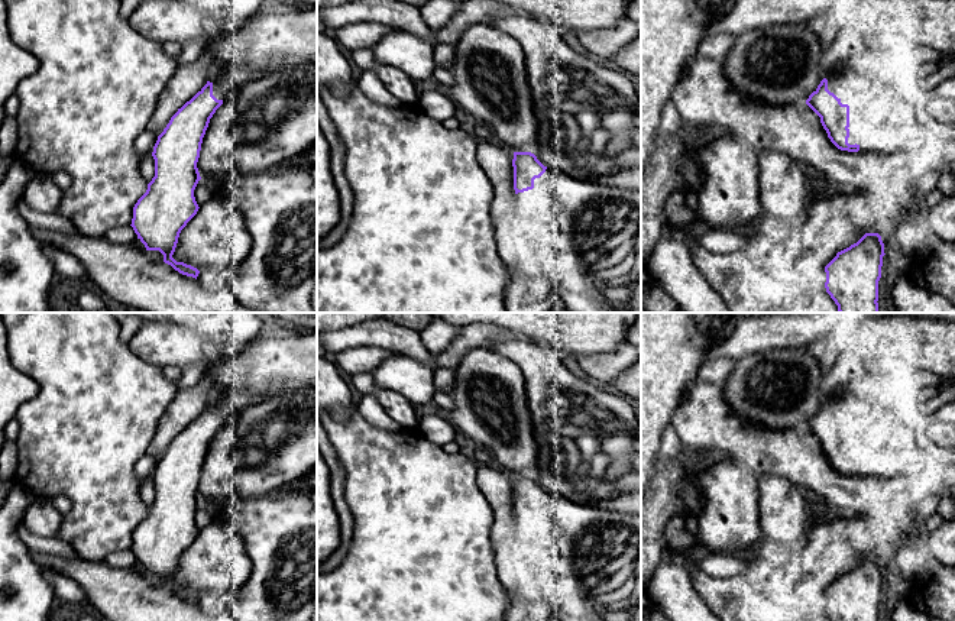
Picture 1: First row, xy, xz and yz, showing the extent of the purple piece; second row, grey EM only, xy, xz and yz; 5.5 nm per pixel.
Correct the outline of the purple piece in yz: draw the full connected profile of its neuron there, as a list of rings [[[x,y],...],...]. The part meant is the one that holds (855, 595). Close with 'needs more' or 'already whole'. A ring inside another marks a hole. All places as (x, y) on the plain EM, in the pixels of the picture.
[[[865,557],[825,591],[826,617],[831,621],[878,621],[884,579],[881,560]]]; already whole

